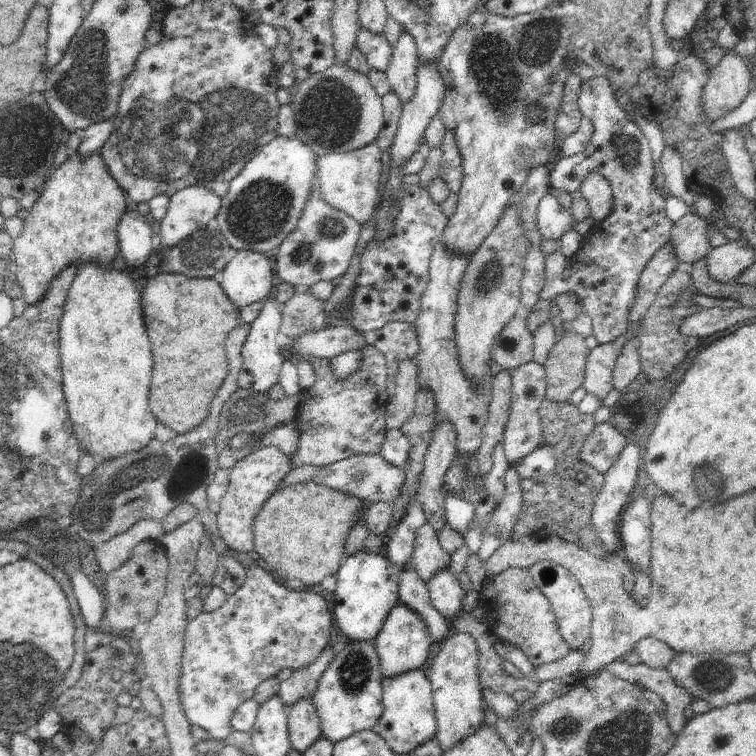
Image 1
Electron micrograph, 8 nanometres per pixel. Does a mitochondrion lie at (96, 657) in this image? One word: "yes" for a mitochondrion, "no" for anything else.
no

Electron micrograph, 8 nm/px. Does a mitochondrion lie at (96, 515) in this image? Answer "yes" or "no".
yes

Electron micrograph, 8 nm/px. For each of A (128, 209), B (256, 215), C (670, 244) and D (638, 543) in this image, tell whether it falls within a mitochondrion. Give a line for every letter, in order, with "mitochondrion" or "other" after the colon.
A: other
B: mitochondrion
C: other
D: other

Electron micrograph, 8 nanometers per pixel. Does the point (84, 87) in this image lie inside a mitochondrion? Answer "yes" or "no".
yes

